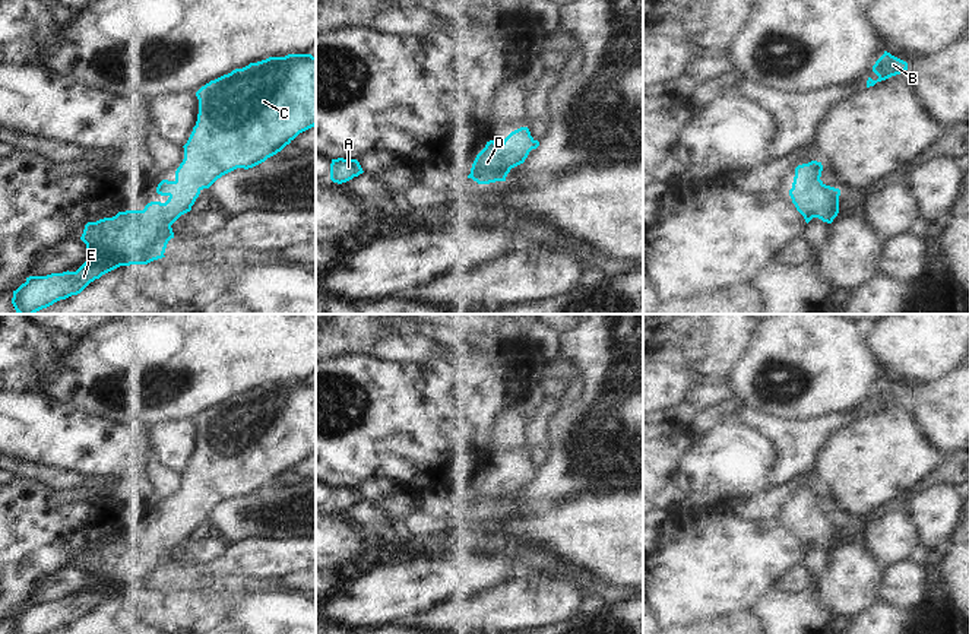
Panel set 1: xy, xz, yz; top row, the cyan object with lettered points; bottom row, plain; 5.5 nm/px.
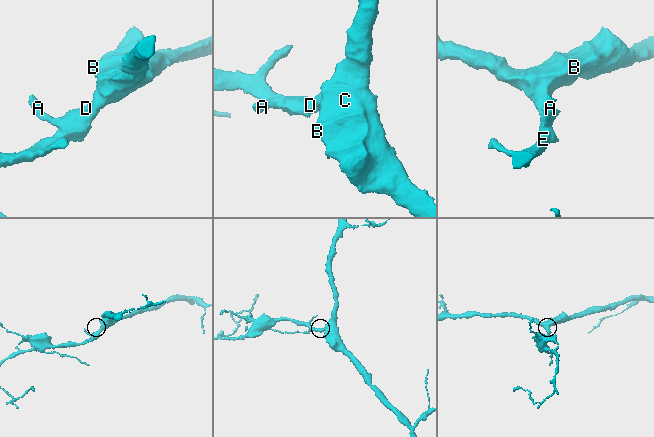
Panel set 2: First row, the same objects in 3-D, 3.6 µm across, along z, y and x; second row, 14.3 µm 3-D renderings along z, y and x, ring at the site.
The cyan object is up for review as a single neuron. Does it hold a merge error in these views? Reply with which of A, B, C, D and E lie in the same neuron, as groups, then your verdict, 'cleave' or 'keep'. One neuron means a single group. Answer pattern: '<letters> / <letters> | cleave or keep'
A B C D E | keep

